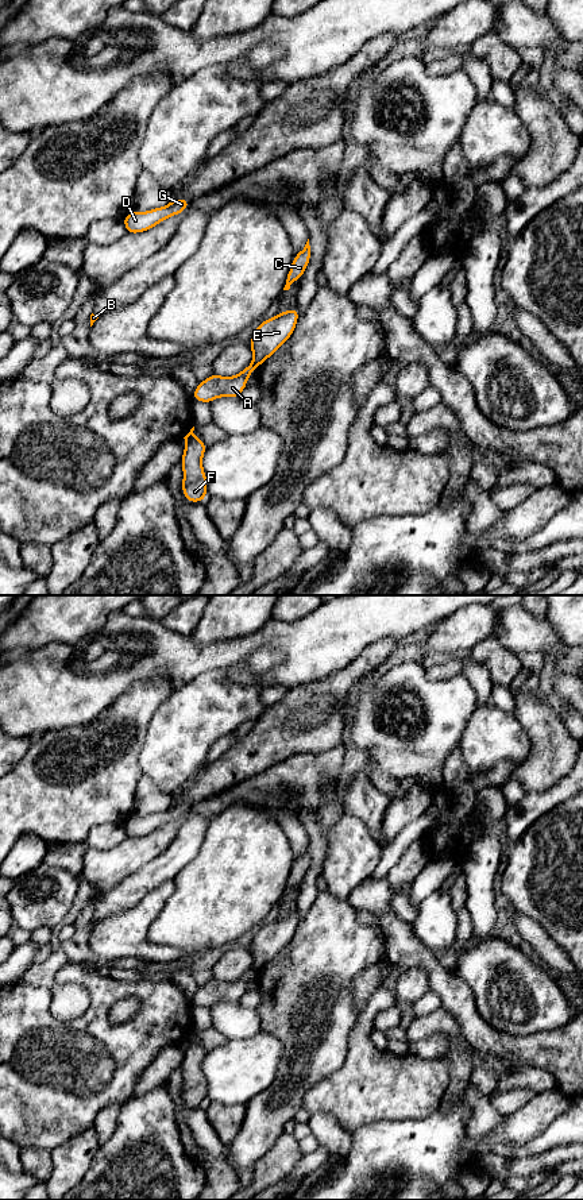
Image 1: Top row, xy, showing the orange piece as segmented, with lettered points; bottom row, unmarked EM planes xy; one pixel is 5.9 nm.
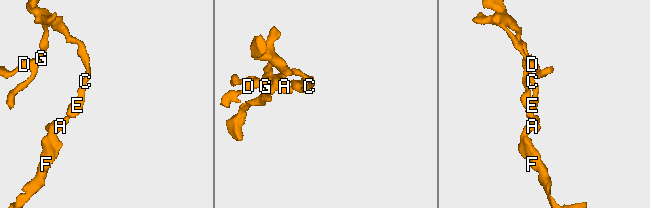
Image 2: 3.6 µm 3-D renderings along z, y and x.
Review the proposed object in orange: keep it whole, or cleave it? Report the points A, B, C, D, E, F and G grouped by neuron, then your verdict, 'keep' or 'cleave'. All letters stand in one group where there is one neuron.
groups A F / B C D E G; cleave

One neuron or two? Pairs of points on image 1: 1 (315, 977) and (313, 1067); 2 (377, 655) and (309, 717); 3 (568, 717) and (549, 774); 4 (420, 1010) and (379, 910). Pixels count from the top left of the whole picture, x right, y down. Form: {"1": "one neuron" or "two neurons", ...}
{"1": "one neuron", "2": "one neuron", "3": "two neurons", "4": "two neurons"}

